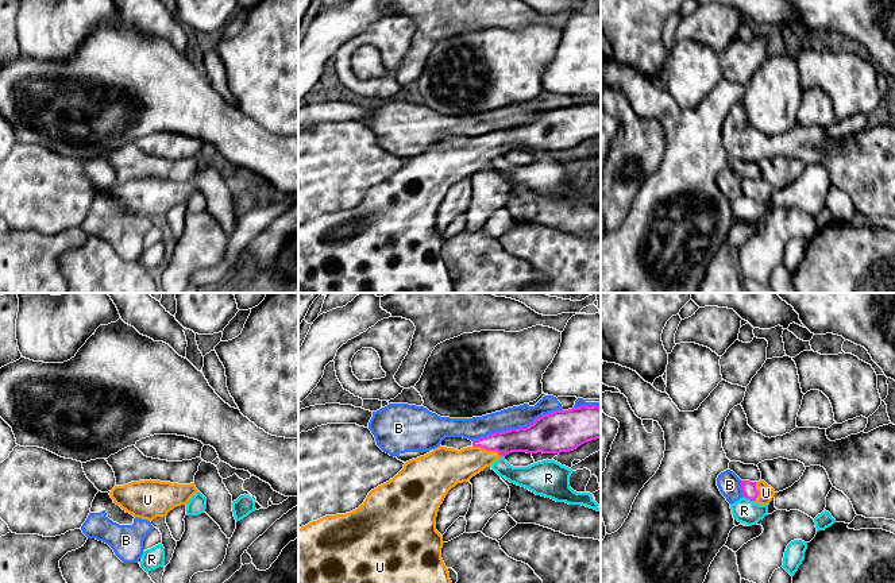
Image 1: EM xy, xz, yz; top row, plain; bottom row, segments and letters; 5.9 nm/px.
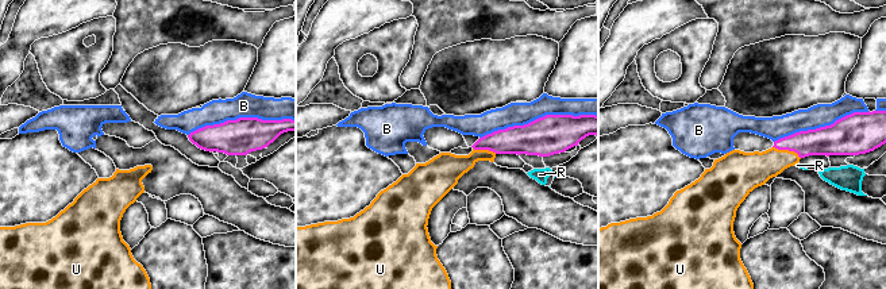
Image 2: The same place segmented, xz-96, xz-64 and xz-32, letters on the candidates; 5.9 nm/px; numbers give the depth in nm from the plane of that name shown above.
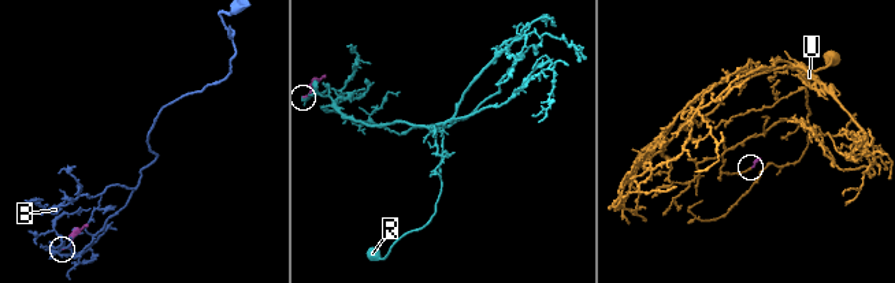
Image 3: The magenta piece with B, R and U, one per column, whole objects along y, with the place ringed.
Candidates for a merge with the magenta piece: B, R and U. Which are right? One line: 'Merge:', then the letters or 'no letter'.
Merge: U

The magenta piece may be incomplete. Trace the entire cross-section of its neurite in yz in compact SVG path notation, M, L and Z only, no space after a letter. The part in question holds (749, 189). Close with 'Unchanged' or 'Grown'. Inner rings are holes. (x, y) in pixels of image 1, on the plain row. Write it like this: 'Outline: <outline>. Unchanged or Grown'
Outline: M741 178L741 188L744 196L755 198L759 202L768 202L775 193L775 188L764 178Z. Grown

